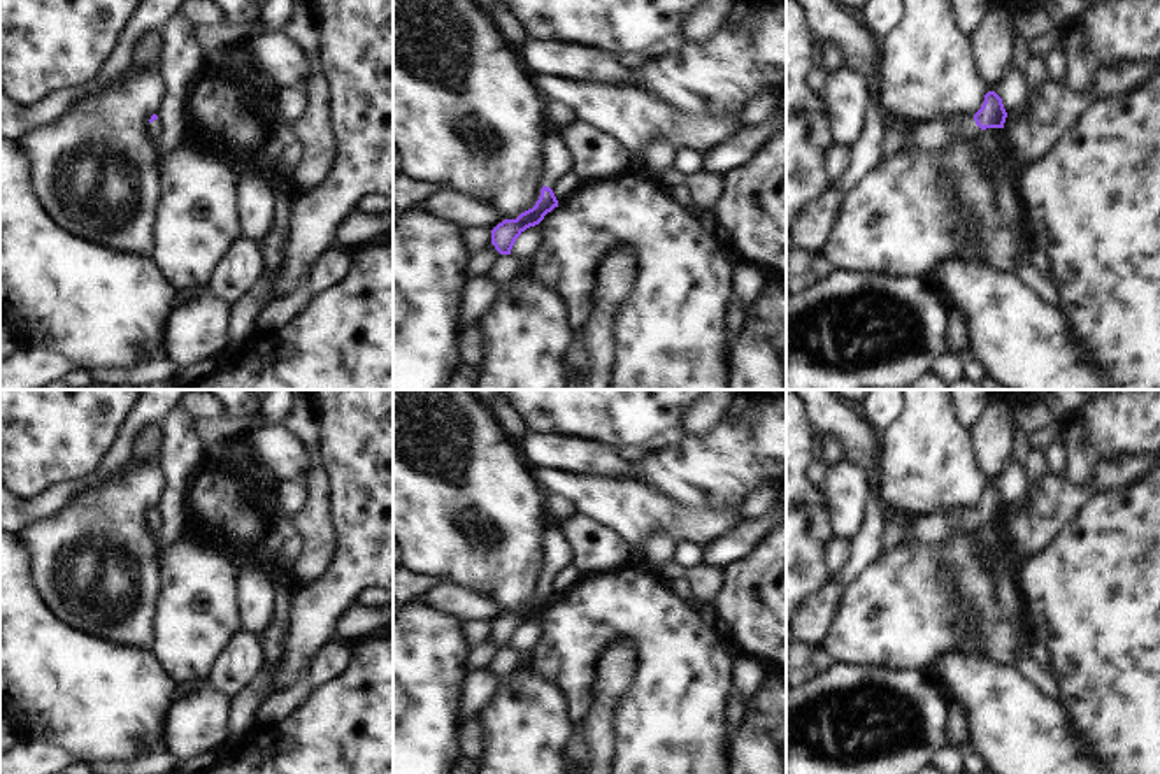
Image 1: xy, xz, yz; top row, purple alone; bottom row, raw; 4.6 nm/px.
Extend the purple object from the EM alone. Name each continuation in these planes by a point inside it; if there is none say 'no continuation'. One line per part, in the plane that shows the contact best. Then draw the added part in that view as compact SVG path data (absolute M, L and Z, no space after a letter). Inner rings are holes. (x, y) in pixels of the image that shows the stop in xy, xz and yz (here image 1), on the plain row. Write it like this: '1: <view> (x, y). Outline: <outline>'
1: yz (929, 530). Outline: M970 509L963 514L969 516L969 521L974 527L981 525L981 521L974 514L974 509ZM944 511L944 512L916 518L911 521L909 534L904 542L909 548L935 546L937 542L944 541L951 532L965 532L965 530L951 530L949 528L949 518L963 516L963 514L949 514Z

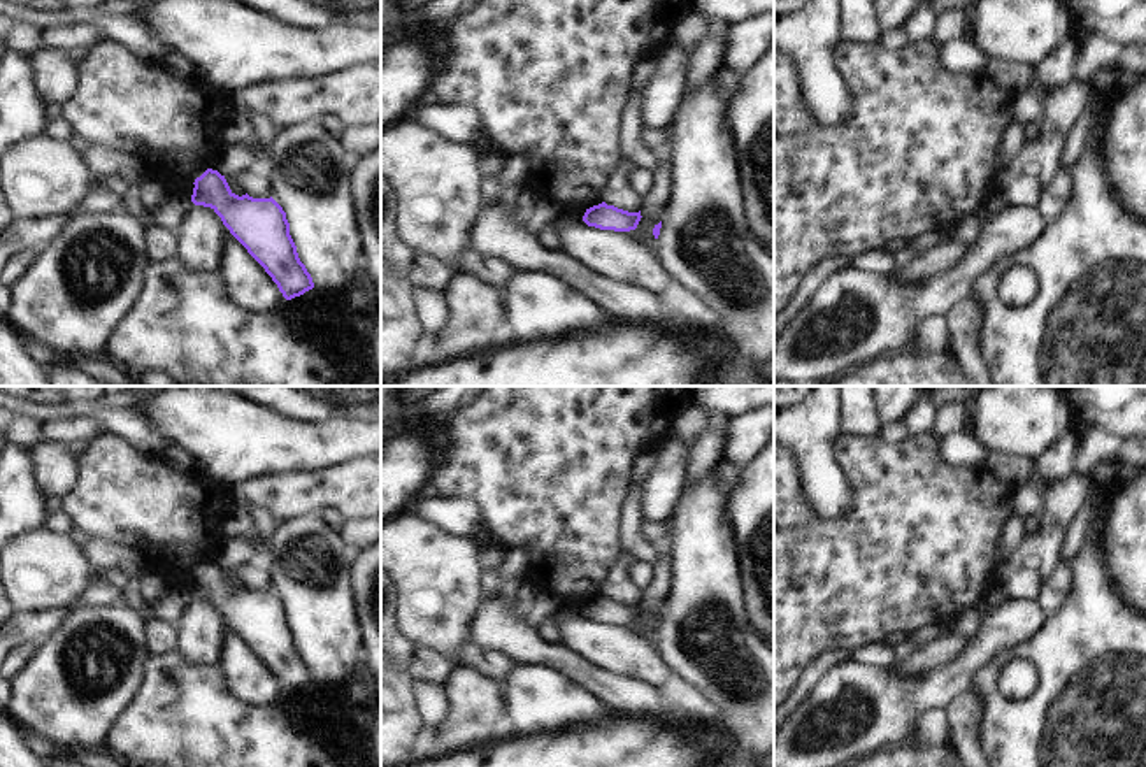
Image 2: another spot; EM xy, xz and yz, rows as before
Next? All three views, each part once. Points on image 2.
no continuation

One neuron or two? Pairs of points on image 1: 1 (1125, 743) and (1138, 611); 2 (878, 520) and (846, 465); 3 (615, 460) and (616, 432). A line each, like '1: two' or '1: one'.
1: one
2: two
3: two

